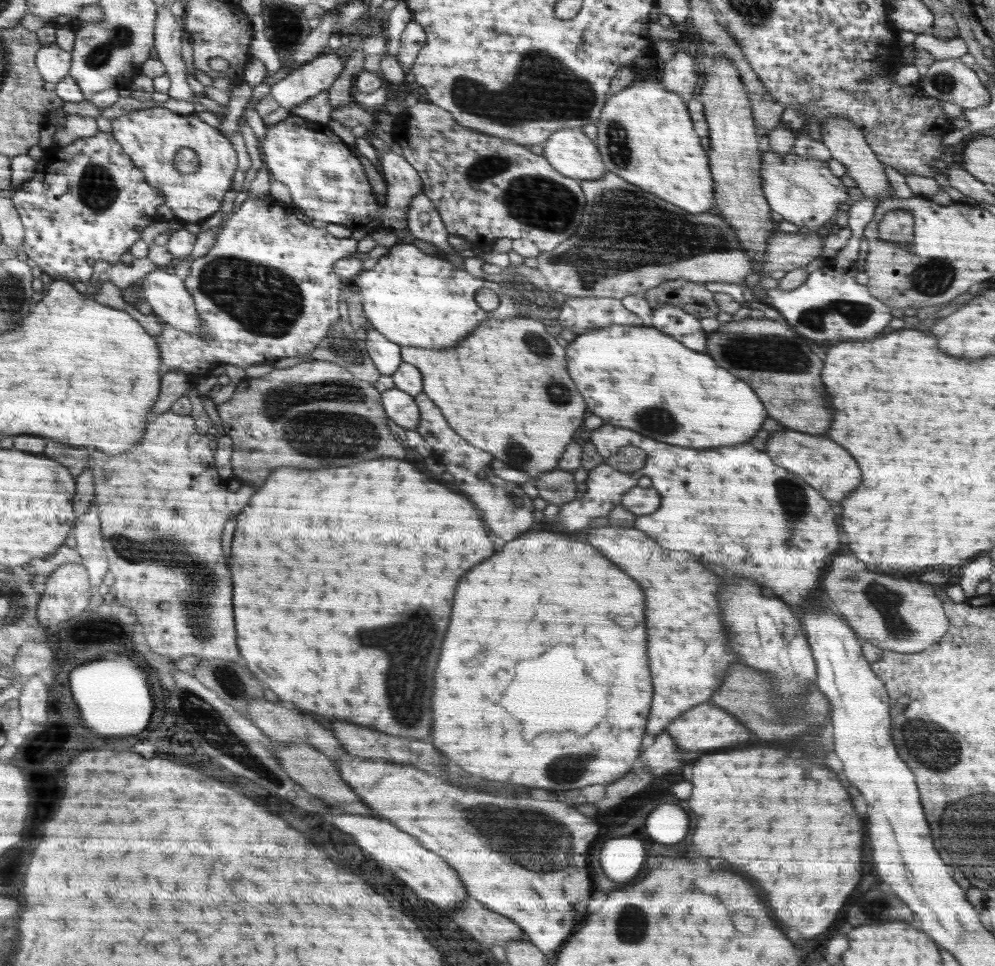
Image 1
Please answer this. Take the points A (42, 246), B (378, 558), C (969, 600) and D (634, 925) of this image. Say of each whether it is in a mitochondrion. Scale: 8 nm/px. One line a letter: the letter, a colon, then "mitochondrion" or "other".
A: other
B: other
C: other
D: mitochondrion

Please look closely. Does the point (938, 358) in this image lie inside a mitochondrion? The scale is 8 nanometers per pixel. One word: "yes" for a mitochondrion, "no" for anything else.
no

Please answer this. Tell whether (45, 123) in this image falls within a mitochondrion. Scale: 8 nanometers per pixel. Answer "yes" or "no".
no

